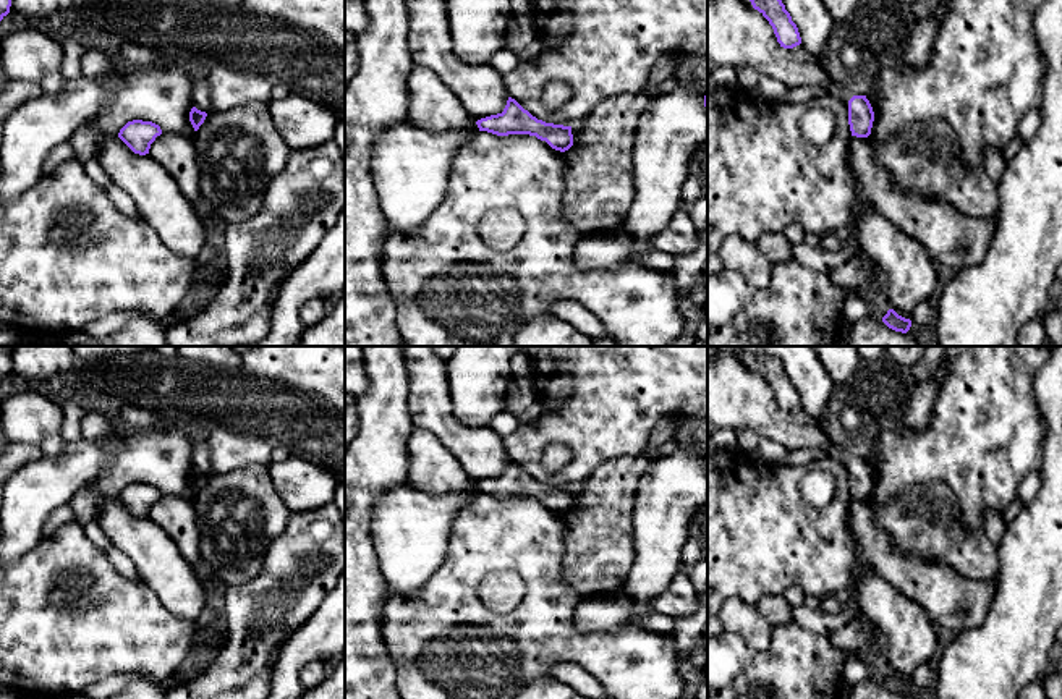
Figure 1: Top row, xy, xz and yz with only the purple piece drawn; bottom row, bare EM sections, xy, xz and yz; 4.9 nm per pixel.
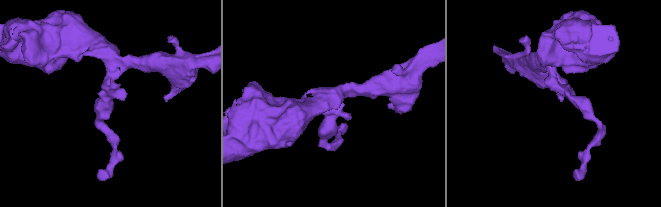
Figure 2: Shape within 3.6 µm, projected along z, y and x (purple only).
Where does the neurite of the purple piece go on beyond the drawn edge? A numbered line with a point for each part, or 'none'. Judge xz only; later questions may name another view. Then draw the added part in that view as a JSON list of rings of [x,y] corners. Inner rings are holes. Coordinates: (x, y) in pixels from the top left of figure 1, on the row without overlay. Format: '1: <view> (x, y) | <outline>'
none

